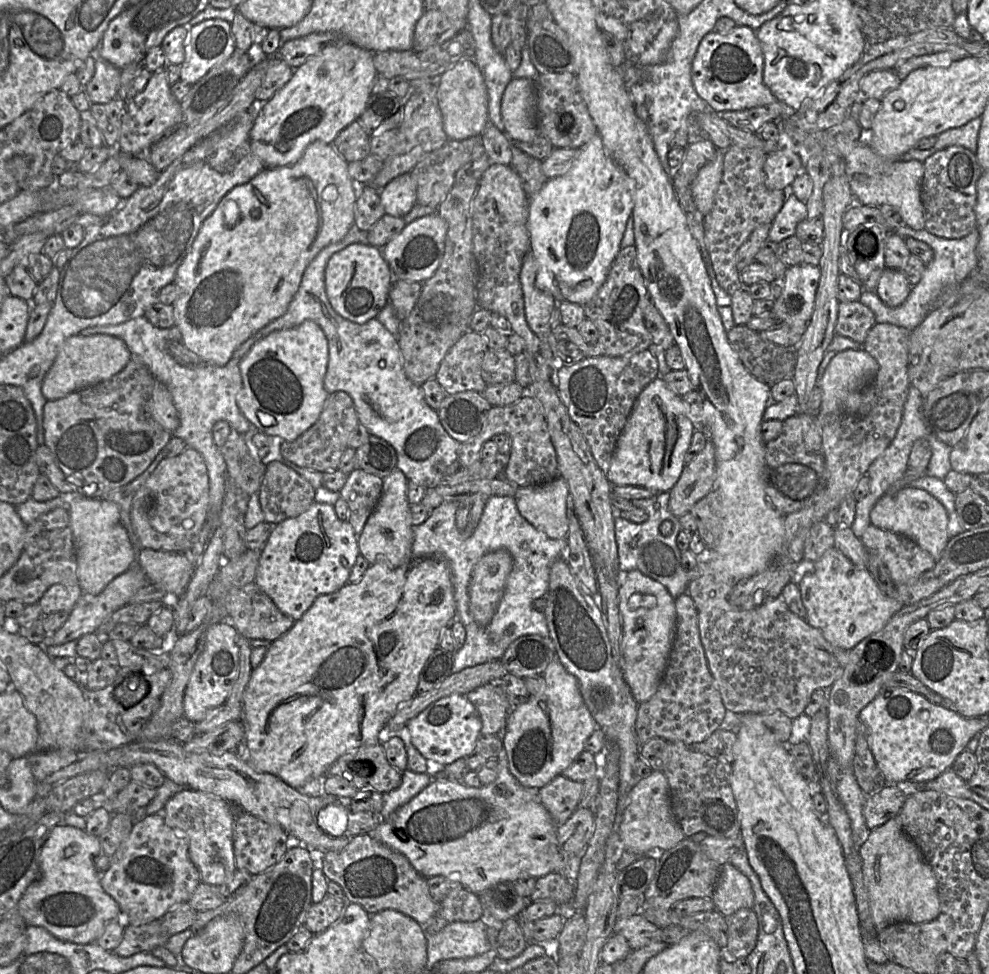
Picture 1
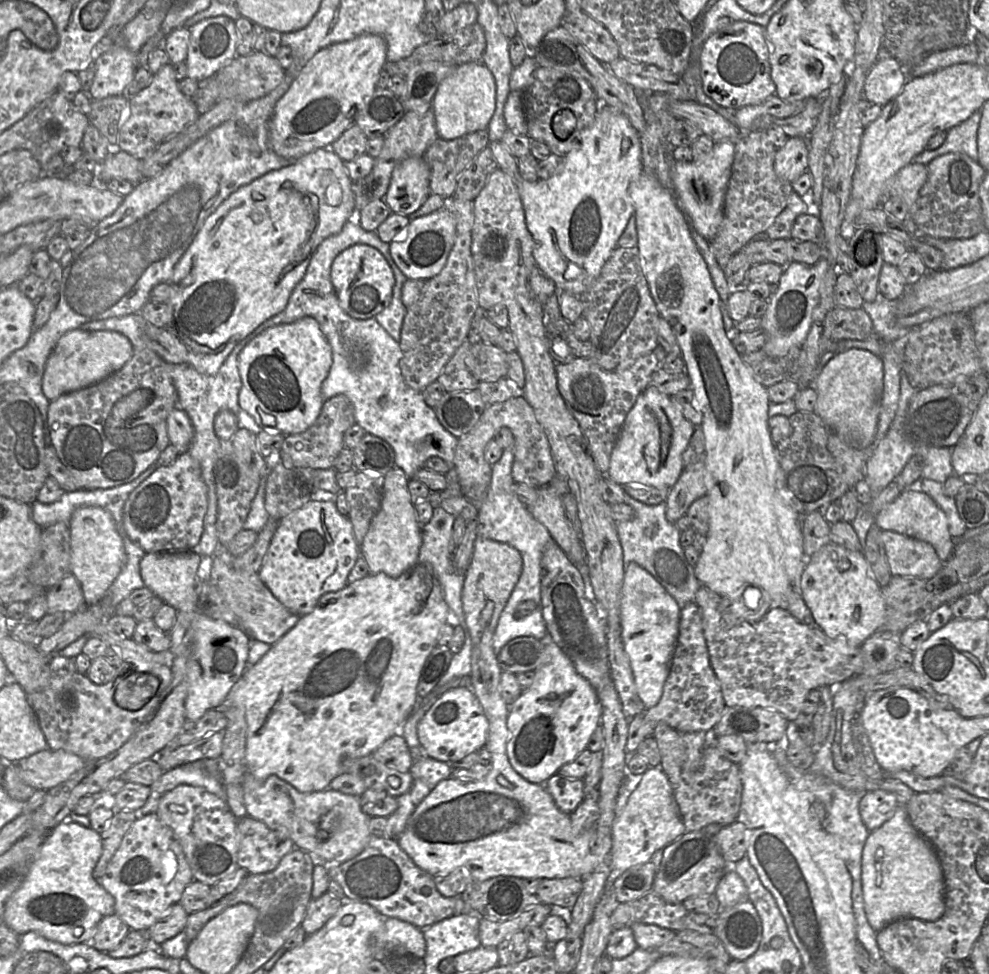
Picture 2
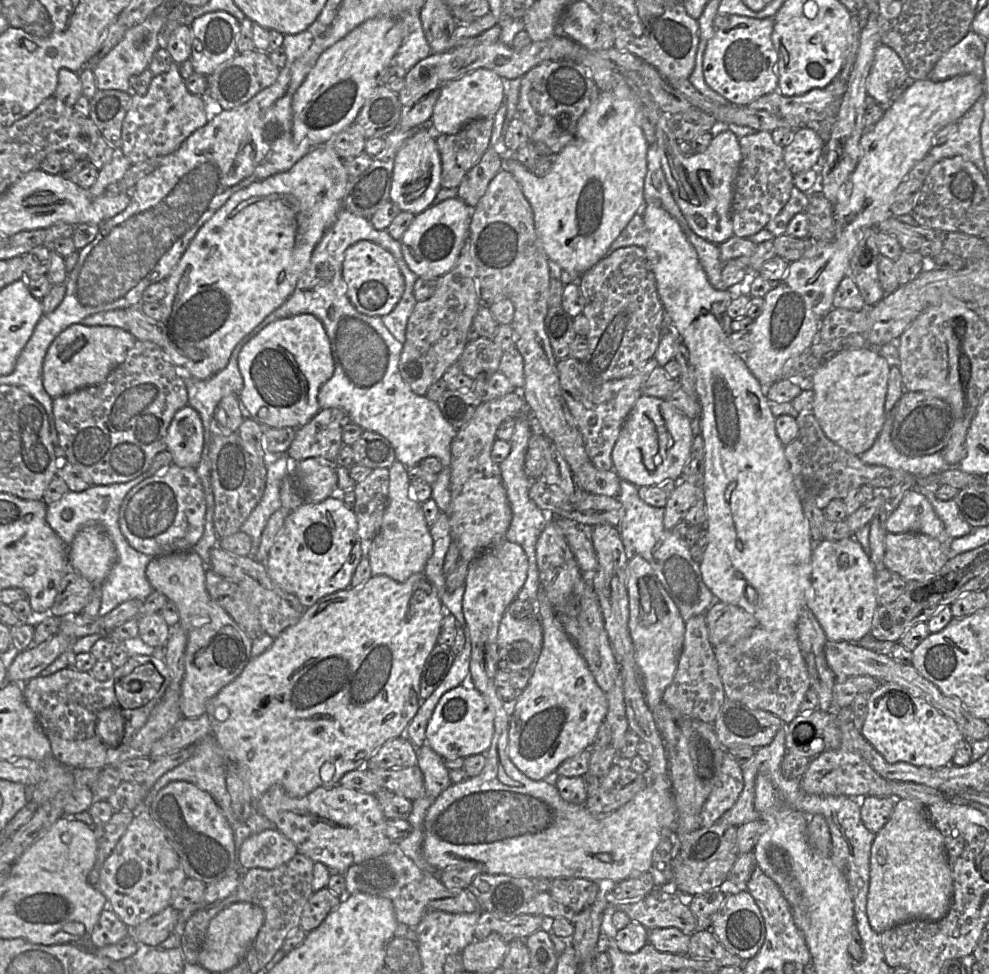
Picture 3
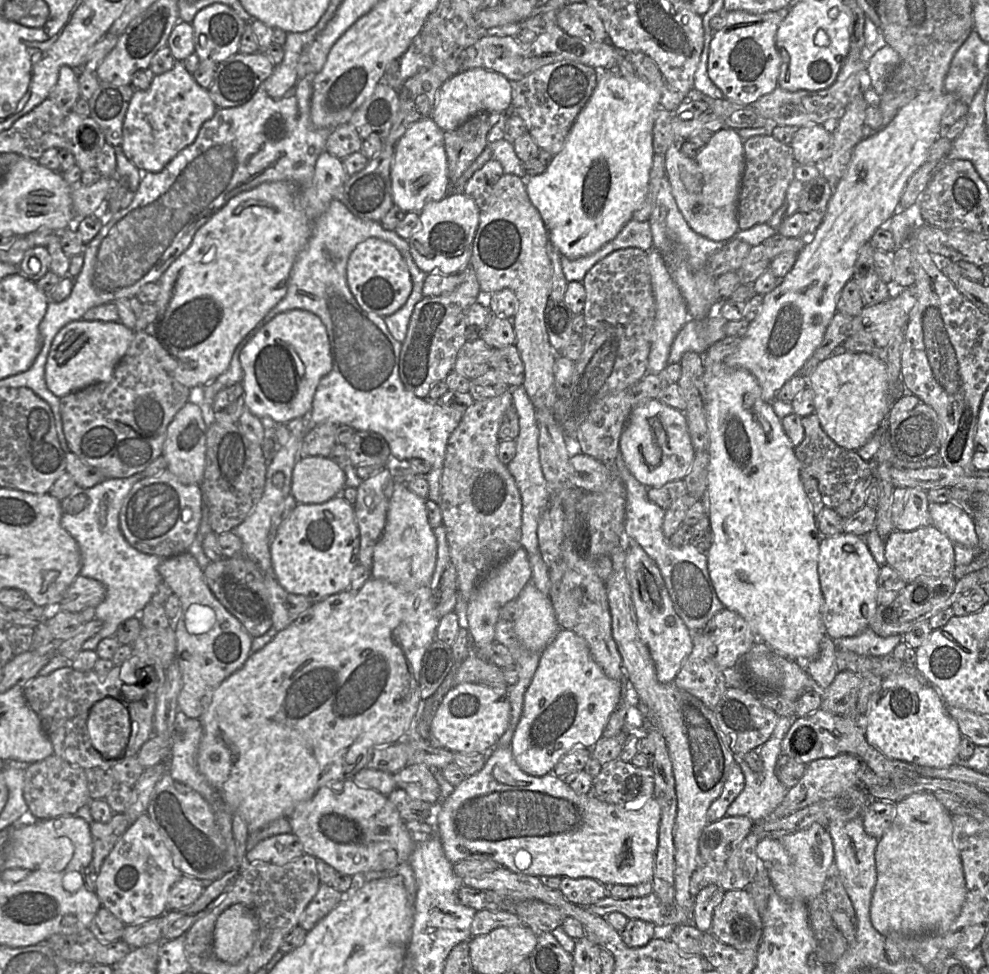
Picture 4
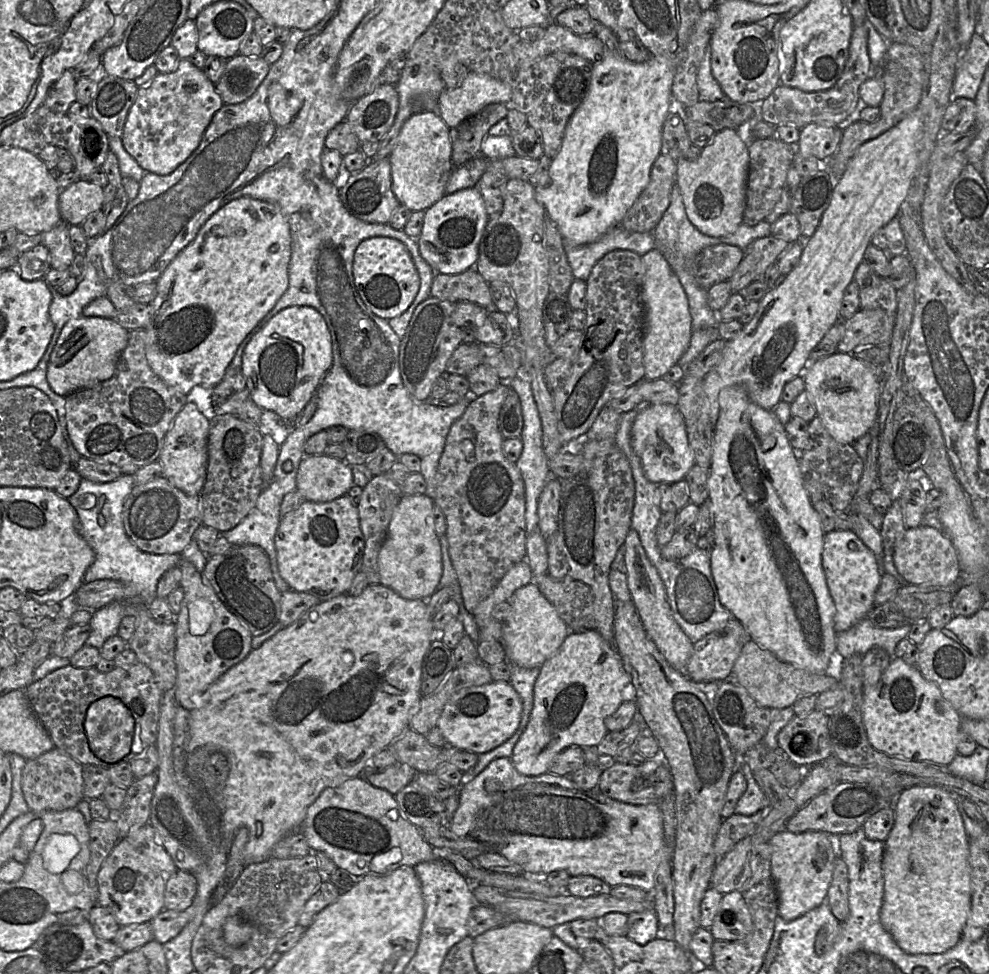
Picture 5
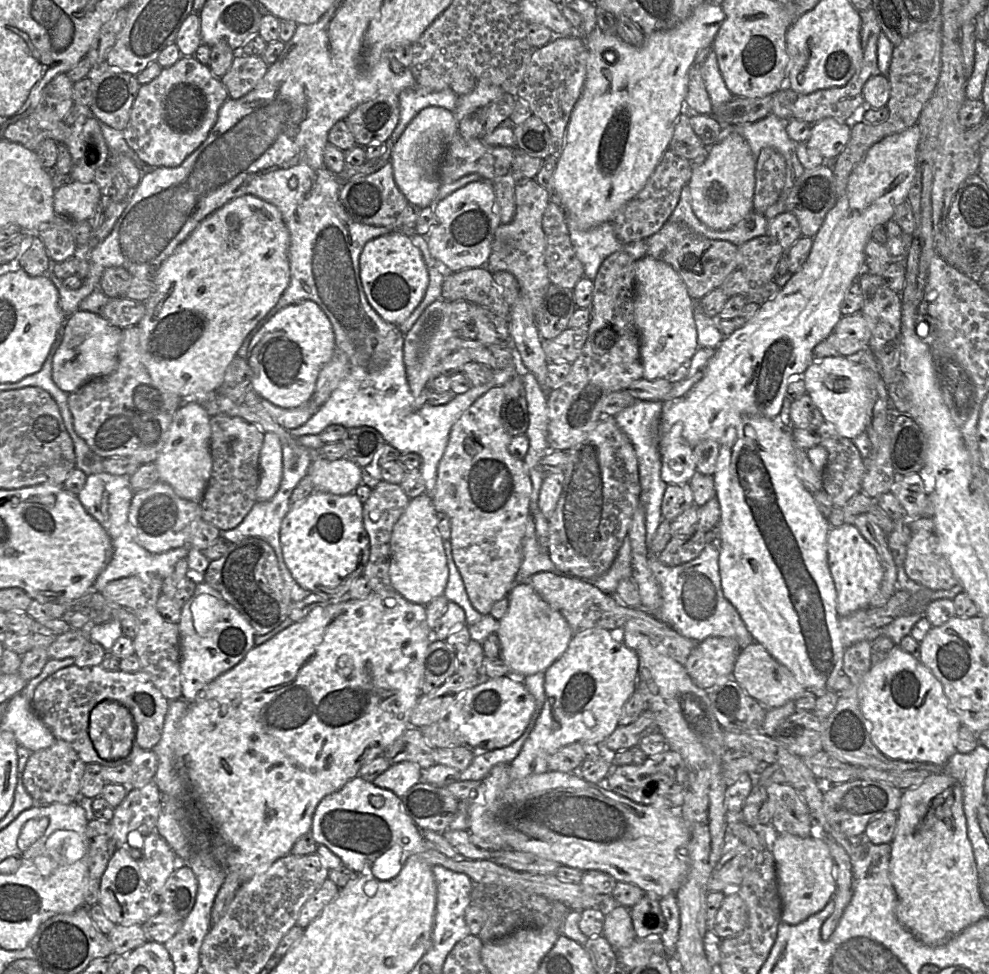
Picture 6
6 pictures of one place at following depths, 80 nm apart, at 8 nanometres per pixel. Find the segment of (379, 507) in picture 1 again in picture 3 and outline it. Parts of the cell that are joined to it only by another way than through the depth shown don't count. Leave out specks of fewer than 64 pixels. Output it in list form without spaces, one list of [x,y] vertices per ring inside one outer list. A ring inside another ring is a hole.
[[[395,460],[389,468],[388,499],[379,532],[370,546],[368,561],[372,576],[384,575],[403,583],[410,576],[424,572],[433,553],[433,539],[418,503],[410,492],[407,469]]]

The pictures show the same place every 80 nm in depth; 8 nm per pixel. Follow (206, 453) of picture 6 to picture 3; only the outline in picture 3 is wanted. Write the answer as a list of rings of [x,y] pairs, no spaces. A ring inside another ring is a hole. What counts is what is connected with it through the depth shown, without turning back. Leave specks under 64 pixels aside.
[[[188,404],[174,415],[167,433],[167,450],[172,455],[172,464],[179,467],[197,466],[204,448],[204,429],[199,413]]]

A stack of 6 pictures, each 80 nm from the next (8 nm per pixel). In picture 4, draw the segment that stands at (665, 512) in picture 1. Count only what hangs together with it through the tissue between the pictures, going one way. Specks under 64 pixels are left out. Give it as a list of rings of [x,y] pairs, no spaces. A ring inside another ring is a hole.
[[[618,449],[618,455],[615,460],[615,467],[626,488],[626,515],[624,522],[624,536],[634,539],[646,552],[646,554],[655,562],[665,586],[673,603],[675,612],[682,619],[684,624],[691,632],[703,631],[709,620],[718,612],[724,609],[724,605],[719,601],[707,569],[707,556],[700,553],[695,545],[686,544],[681,547],[674,547],[670,544],[669,538],[666,538],[662,531],[663,518],[665,510],[647,496],[648,488],[641,484],[628,470]]]

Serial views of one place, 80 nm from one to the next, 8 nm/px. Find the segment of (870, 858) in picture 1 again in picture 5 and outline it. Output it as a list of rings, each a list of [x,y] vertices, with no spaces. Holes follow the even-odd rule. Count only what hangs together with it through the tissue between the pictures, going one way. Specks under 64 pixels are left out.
[[[912,786],[900,792],[893,807],[895,821],[884,841],[882,857],[884,896],[880,910],[881,924],[906,953],[944,953],[961,940],[971,909],[969,837],[958,810],[957,797],[942,787]]]

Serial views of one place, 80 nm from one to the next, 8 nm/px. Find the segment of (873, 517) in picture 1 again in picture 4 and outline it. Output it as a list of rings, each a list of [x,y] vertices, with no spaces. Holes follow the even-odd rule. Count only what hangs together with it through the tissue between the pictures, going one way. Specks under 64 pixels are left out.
[[[906,488],[906,502],[903,513],[895,525],[897,531],[914,531],[931,525],[928,511],[928,492],[919,488]]]

